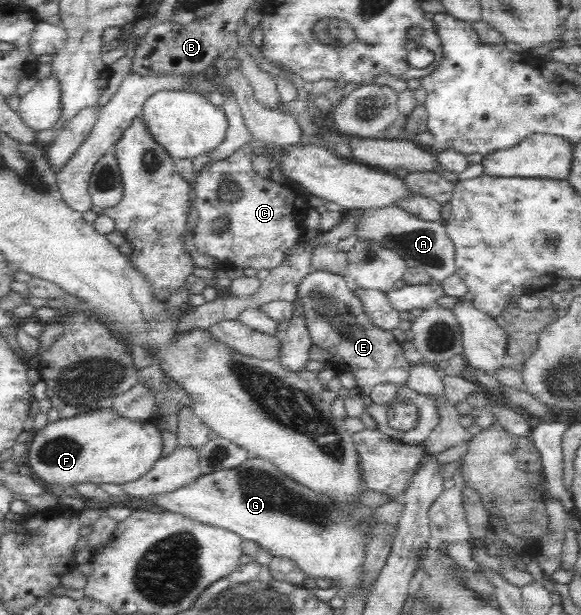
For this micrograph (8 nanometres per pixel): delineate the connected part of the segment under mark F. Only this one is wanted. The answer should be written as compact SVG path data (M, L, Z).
M109 408L49 422L37 430L24 459L34 479L40 483L123 485L151 471L161 457L161 449L161 432L151 421L138 422L119 417Z

